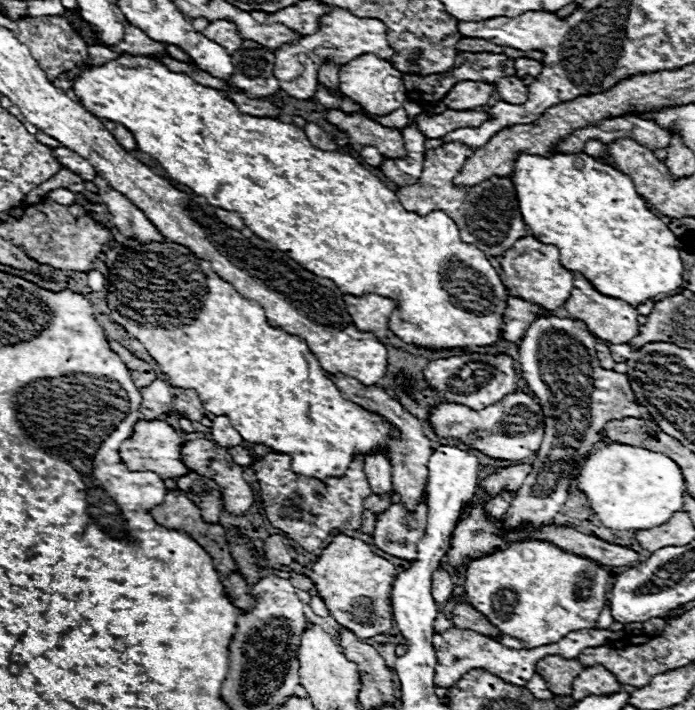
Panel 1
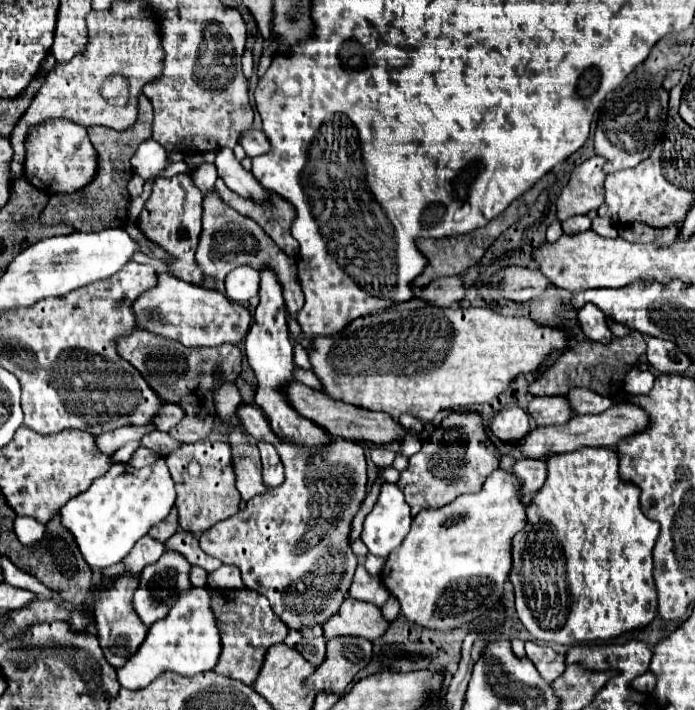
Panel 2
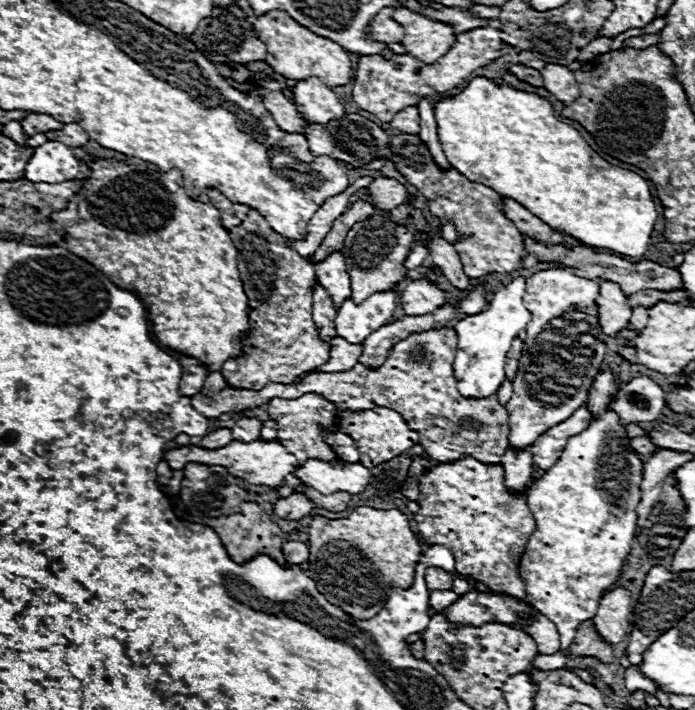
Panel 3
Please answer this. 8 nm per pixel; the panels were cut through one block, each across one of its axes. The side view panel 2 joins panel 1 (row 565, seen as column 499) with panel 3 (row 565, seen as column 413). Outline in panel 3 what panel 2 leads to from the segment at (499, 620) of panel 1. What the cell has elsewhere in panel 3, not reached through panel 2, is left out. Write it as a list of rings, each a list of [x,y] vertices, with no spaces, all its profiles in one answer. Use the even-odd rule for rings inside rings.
[[[602,368],[596,374],[586,400],[586,406],[590,410],[588,428],[576,436],[570,436],[558,464],[554,464],[554,468],[550,468],[526,492],[528,508],[534,514],[536,528],[528,540],[526,568],[520,568],[520,576],[524,578],[528,602],[556,624],[562,644],[560,650],[564,653],[572,644],[578,626],[594,618],[600,598],[616,582],[634,540],[638,520],[636,506],[640,500],[638,484],[642,480],[644,462],[640,454],[632,450],[630,438],[626,436],[626,426],[620,422],[620,416],[610,410],[610,402],[618,394],[618,388],[620,384],[614,380],[614,372],[610,368]]]

